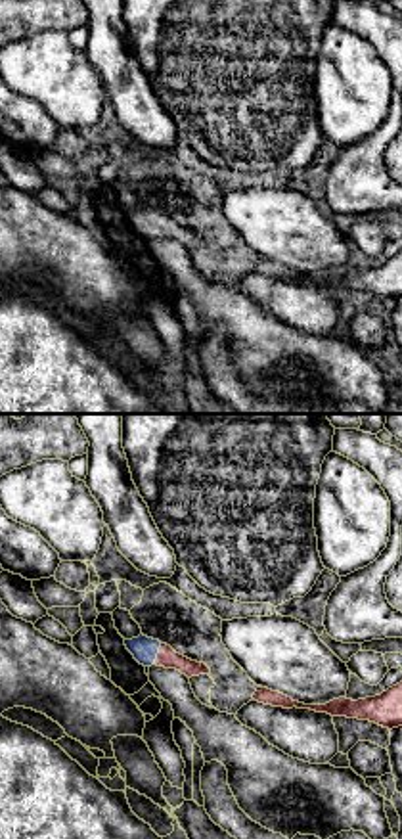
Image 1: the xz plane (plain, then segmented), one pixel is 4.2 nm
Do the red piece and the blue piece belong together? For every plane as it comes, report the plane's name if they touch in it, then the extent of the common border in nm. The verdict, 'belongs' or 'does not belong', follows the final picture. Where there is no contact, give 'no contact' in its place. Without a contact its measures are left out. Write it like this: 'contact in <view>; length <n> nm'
contact in xz; length 90 nm

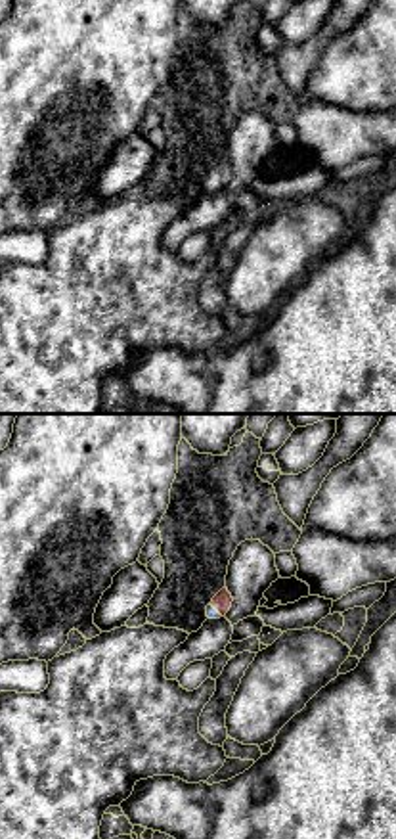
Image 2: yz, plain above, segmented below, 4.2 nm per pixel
contact in yz; length 80 nm

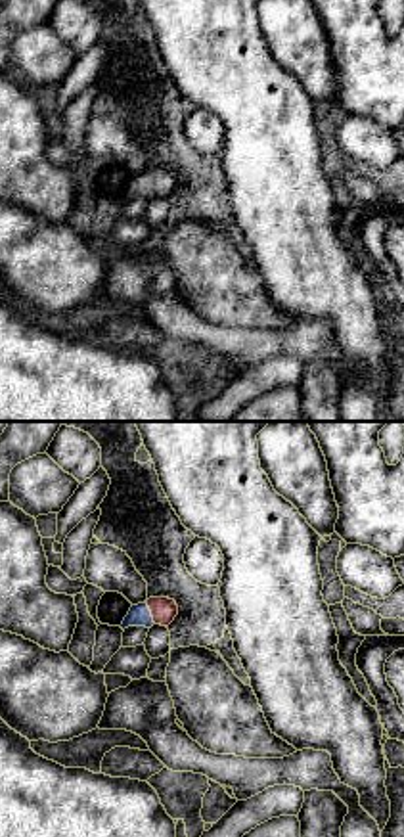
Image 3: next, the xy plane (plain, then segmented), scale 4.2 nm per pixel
contact in xy; length 110 nm

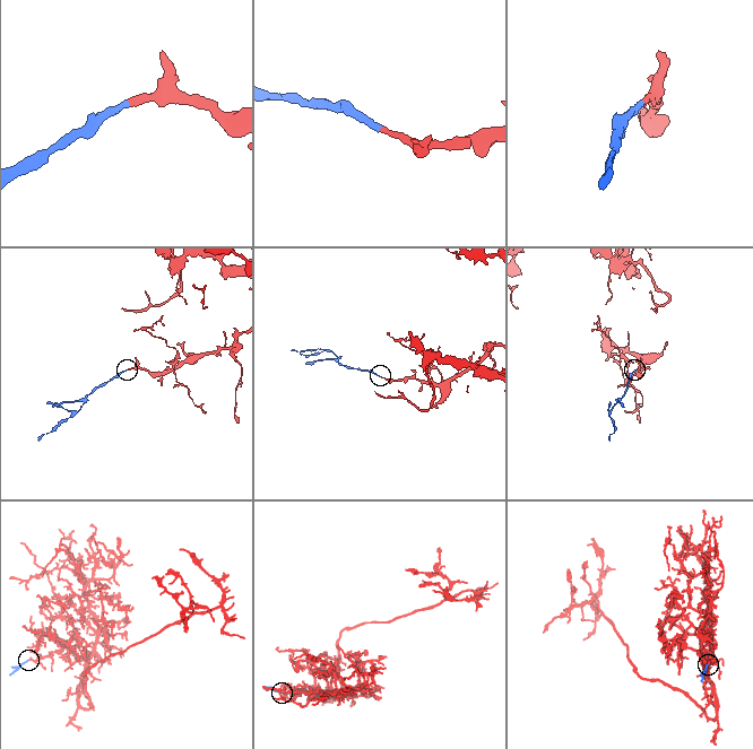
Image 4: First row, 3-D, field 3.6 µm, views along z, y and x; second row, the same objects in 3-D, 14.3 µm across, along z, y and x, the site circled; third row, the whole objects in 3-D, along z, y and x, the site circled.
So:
belongs

